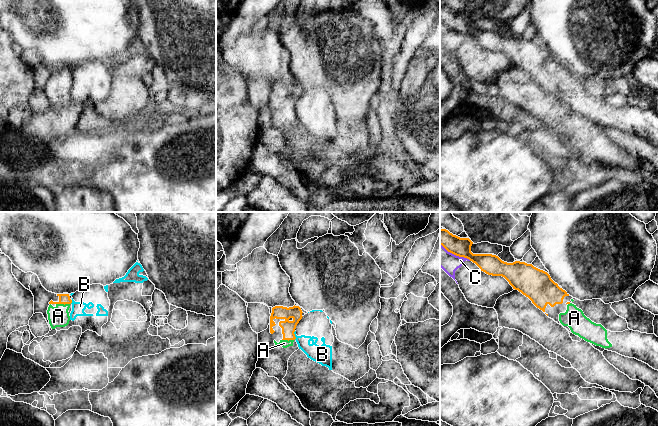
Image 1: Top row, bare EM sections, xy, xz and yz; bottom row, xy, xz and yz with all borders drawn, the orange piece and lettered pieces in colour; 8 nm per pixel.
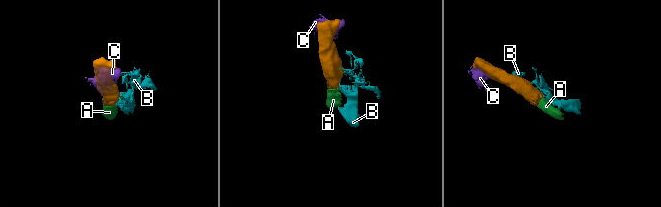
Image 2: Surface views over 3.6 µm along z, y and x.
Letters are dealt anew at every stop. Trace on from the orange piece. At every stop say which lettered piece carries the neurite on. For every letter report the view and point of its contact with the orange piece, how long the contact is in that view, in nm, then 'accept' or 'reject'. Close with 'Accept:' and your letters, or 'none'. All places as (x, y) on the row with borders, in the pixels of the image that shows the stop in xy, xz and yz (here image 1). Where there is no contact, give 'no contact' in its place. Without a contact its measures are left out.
A: meets orange in xy at (63, 303); contact 110 nm long; accept
B: meets orange in xz at (294, 335); contact 70 nm long; reject
C: meets orange in yz at (455, 254); contact 280 nm long; reject
Accept: A

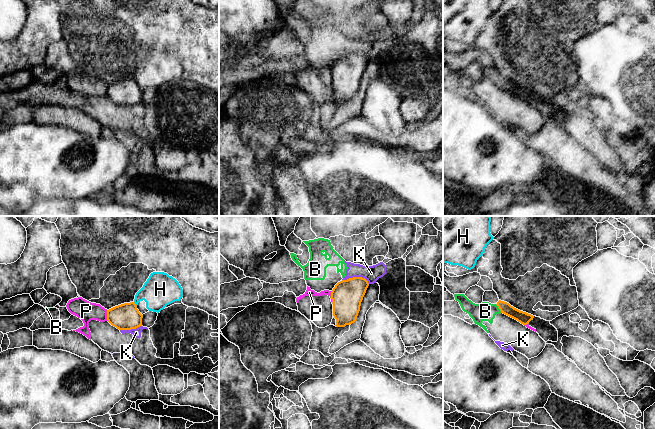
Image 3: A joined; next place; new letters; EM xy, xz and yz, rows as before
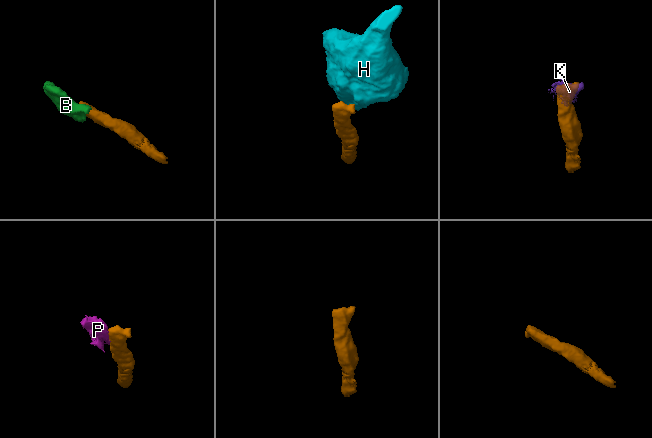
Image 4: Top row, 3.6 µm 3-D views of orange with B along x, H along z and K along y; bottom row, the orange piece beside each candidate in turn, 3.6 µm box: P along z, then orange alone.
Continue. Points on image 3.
B: meets orange in yz at (498, 307); contact 90 nm long; reject
H: meets orange in xy at (135, 304); contact 50 nm long; reject
K: meets orange in xz at (356, 277); contact 220 nm long; reject
P: meets orange in xy at (107, 315); contact 90 nm long; reject
Accept: none

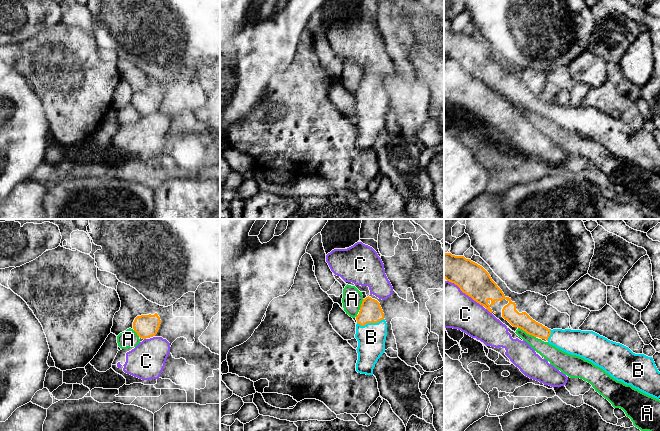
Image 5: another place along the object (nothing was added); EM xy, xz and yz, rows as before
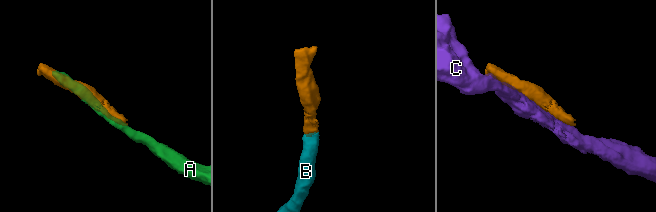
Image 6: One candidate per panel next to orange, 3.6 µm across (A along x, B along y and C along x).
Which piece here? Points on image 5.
A: meets orange in yz at (527, 333); contact 170 nm long; reject
B: meets orange in xz at (370, 322); contact 220 nm long; accept
C: meets orange in yz at (465, 293); contact 360 nm long; reject
Accept: B

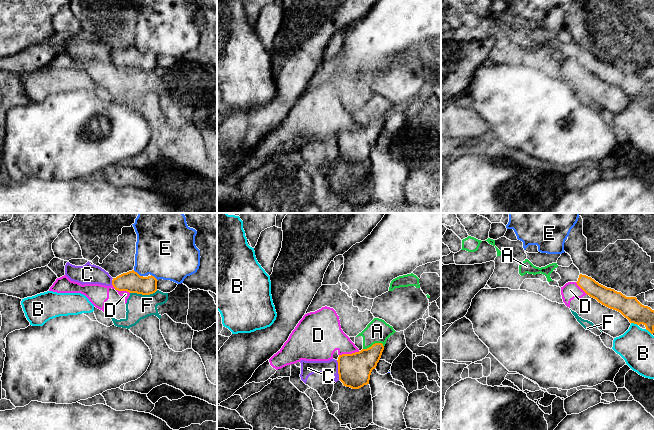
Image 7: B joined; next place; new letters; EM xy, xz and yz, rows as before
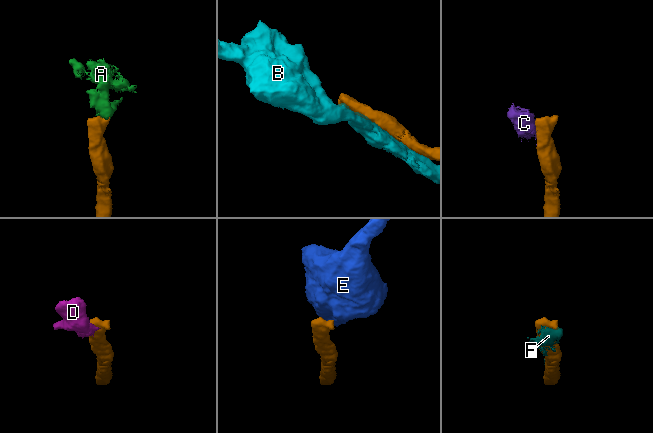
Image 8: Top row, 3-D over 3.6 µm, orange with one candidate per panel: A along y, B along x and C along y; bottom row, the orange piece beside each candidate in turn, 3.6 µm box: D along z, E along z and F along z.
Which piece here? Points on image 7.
A: meets orange in xz at (373, 344); contact 170 nm long; accept
B: meets orange in yz at (634, 323); contact 60 nm long; reject
C: meets orange in xz at (338, 370); contact 160 nm long; reject
D: meets orange in xz at (349, 354); contact 170 nm long; reject
E: meets orange in xy at (137, 273); contact 90 nm long; reject
F: meets orange in xy at (143, 294); contact 220 nm long; reject
Accept: A

